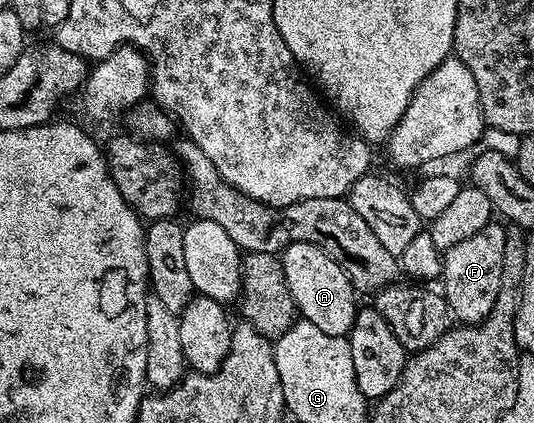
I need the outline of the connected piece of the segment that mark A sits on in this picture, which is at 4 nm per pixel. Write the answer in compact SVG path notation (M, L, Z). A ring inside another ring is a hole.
M297 242L286 247L280 257L297 313L305 321L316 324L320 332L328 332L328 336L349 335L360 303L354 299L356 291L344 268L316 244L307 242Z

